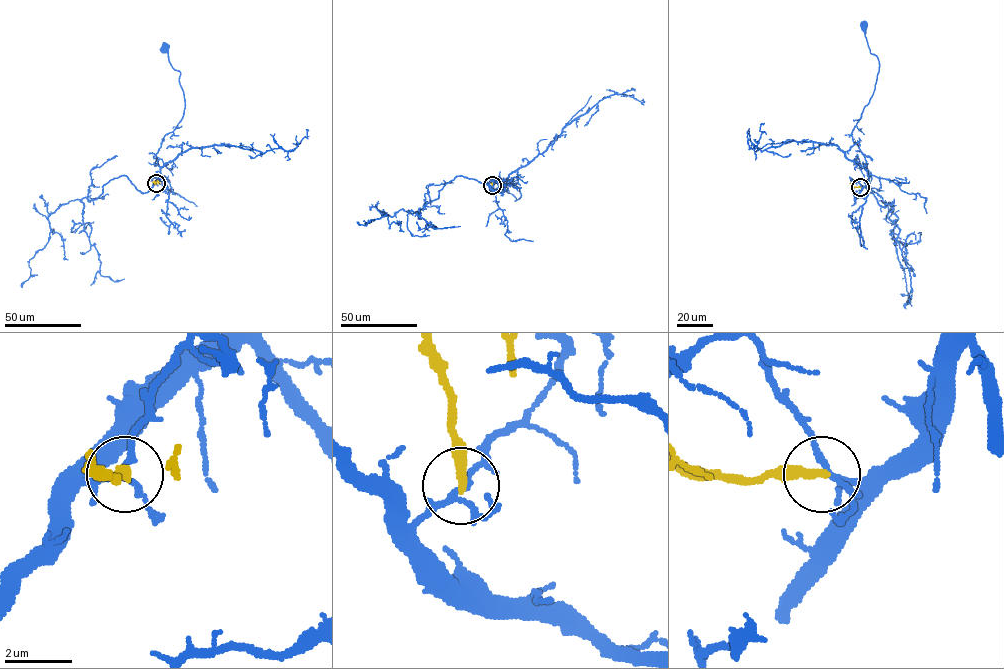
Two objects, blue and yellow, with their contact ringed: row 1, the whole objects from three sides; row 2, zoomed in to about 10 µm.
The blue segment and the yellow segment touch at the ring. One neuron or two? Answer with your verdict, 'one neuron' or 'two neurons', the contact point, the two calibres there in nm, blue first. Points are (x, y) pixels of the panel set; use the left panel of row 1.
two neurons; place (156, 183); calibres 150 and 320 nm

